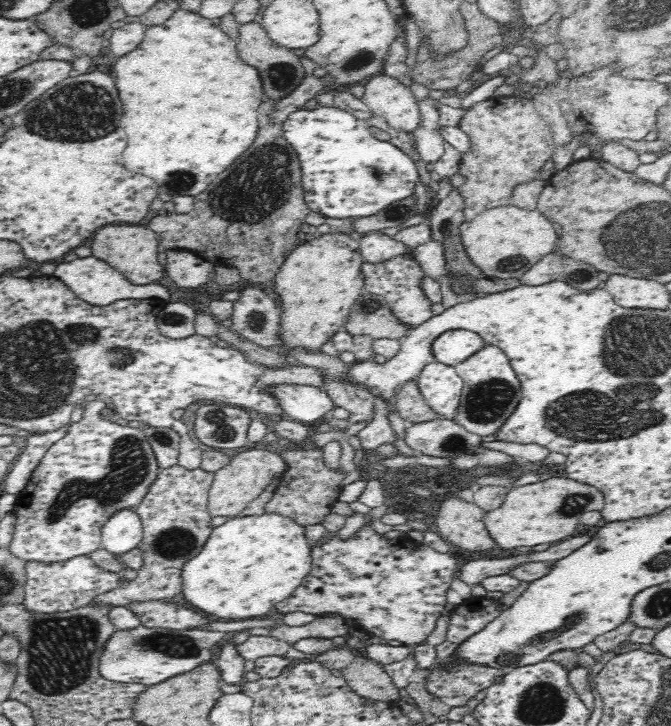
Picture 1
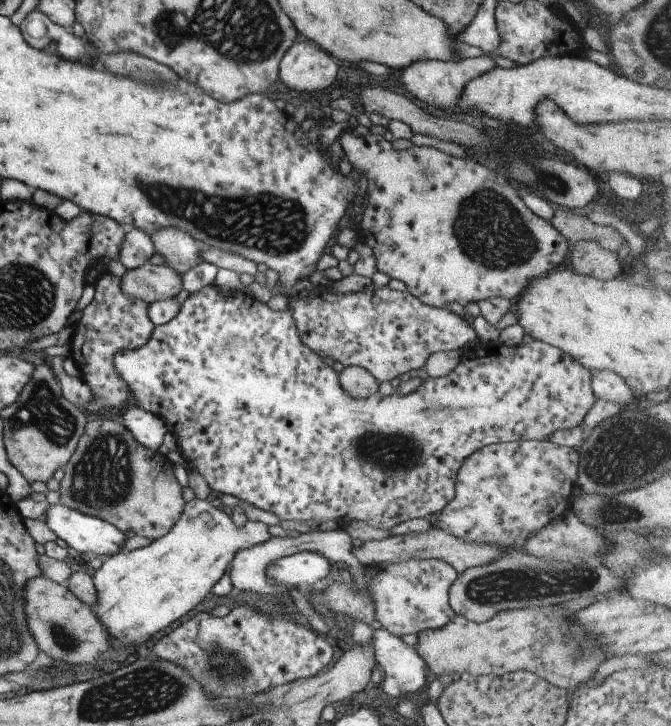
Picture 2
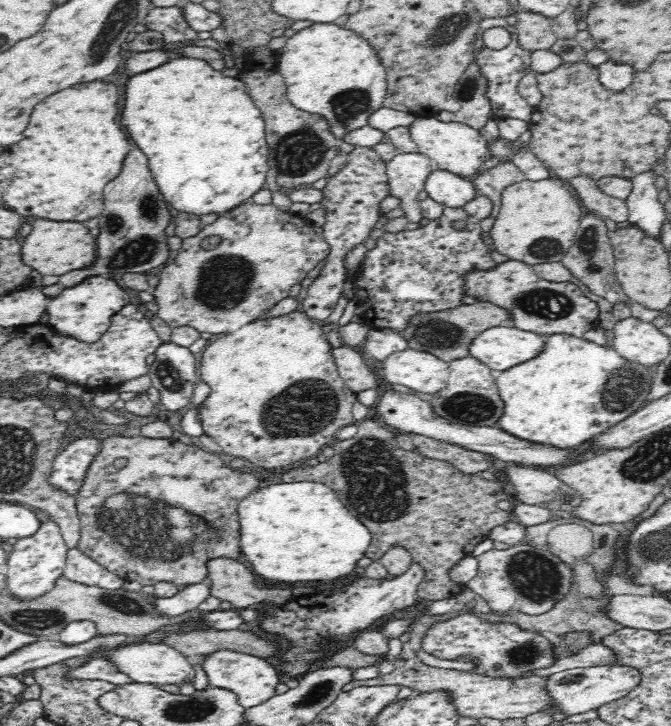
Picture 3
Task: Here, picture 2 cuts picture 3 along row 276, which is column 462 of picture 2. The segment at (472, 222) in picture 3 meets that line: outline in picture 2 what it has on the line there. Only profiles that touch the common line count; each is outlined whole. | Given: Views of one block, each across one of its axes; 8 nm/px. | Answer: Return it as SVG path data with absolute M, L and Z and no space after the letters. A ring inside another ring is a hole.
M215 285L203 286L197 292L189 293L181 304L179 312L163 325L153 328L151 338L139 349L125 349L114 355L112 368L118 373L130 393L134 406L159 416L171 433L177 436L176 449L185 465L198 472L211 491L231 494L251 506L275 514L279 520L313 520L313 522L331 522L336 520L343 525L347 519L365 522L373 528L390 529L411 518L428 518L447 504L454 493L455 477L467 458L483 446L508 441L547 441L555 437L559 430L576 428L583 422L587 412L596 402L589 382L591 373L578 364L563 350L545 342L533 340L518 346L505 346L500 342L478 344L469 352L467 358L461 358L449 374L439 378L425 380L423 384L406 396L381 396L375 392L369 398L351 398L347 396L337 380L338 374L323 362L323 358L303 346L293 326L291 314L286 310L269 310L266 304L260 304L245 292L225 292Z

